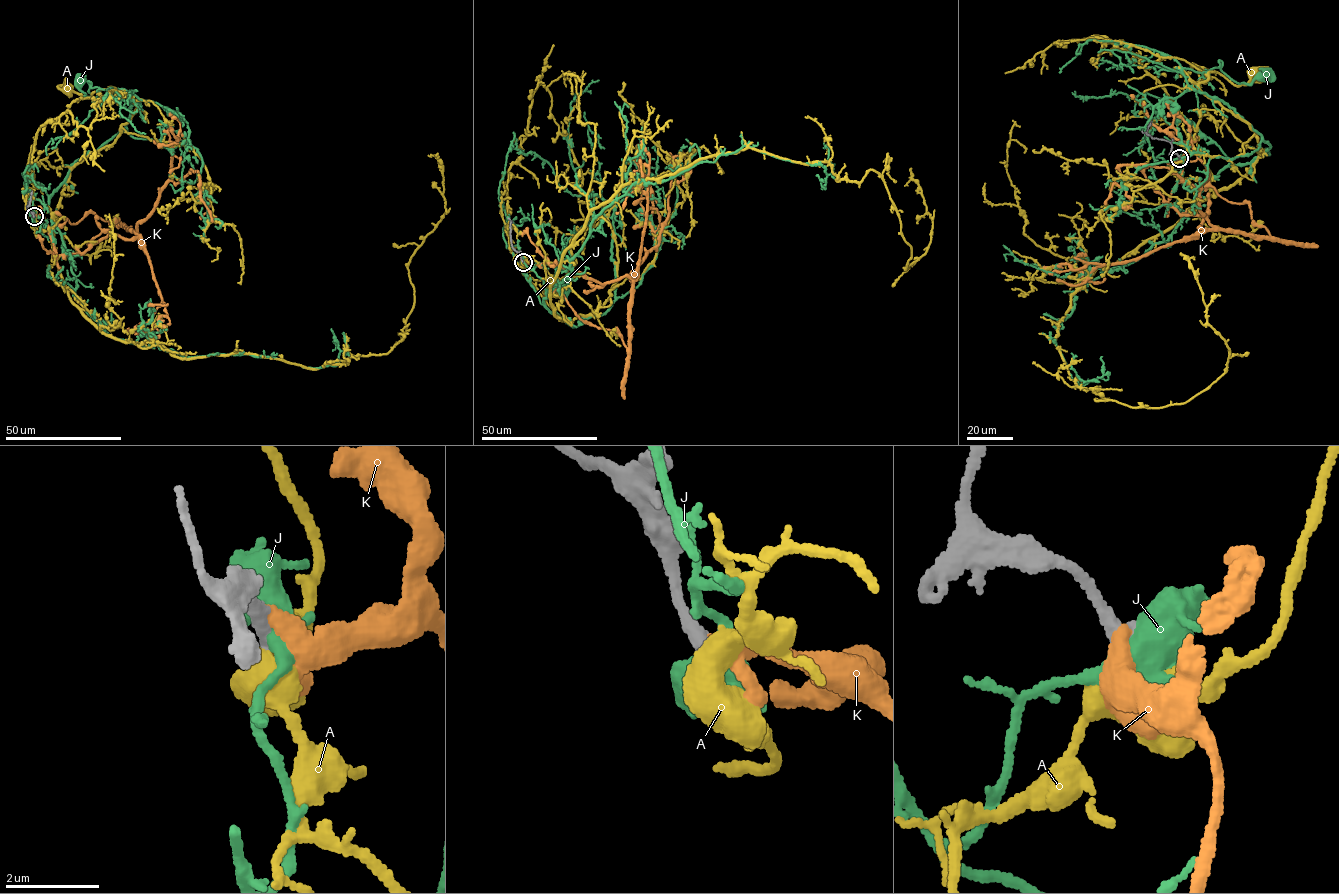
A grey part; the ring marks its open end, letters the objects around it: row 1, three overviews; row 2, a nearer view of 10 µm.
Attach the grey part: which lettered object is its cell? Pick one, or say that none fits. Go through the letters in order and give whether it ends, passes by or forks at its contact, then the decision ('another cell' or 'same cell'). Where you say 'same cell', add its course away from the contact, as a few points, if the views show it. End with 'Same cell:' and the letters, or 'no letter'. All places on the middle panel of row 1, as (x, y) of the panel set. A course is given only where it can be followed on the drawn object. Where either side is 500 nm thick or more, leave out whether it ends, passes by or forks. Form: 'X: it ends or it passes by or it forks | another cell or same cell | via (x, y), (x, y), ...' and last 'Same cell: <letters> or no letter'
A: another cell
J: it forks | another cell
K: it ends | another cell
Same cell: no letter

